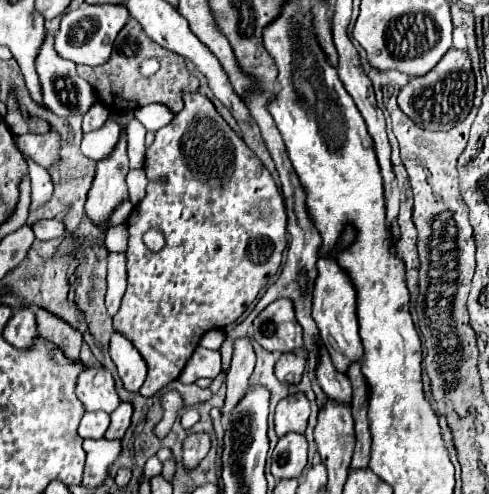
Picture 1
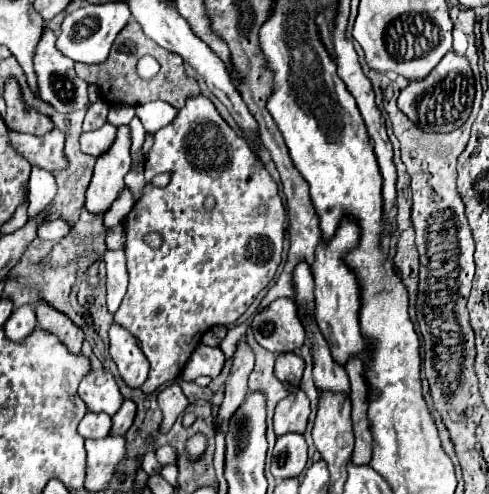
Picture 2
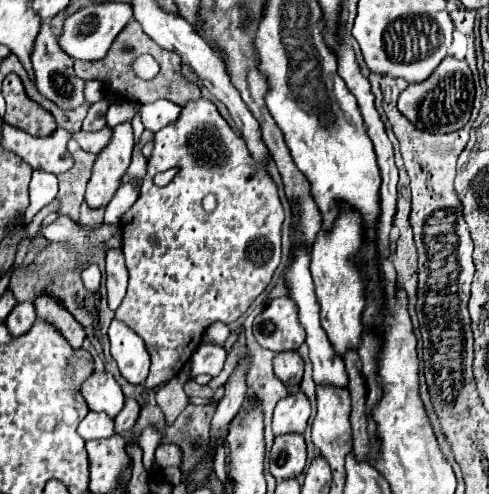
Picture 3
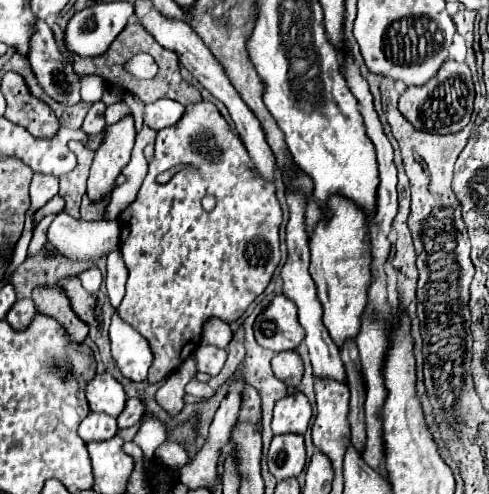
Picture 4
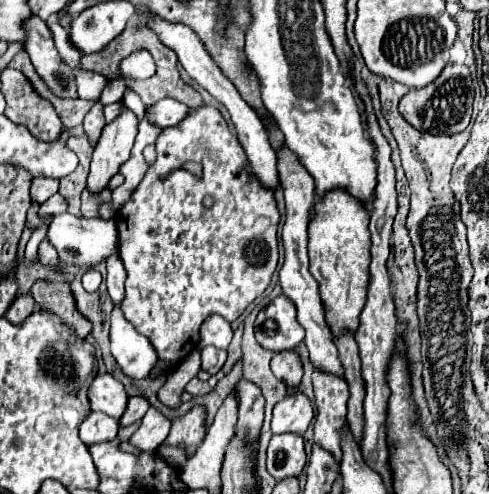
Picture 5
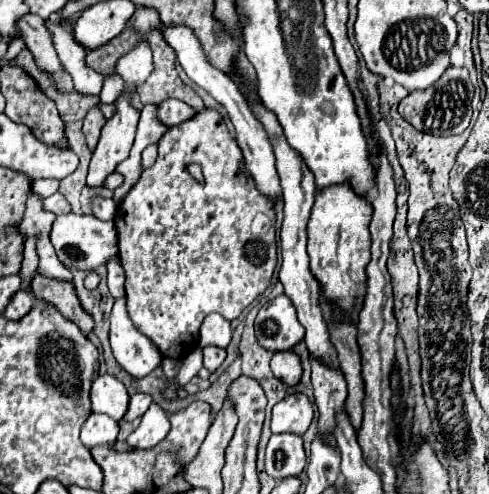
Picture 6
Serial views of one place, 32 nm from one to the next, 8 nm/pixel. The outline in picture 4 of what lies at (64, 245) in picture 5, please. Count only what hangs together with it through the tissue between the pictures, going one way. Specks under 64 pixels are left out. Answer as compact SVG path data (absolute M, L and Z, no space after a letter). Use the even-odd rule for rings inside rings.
M66 212L56 214L48 228L48 242L68 260L74 262L96 262L102 256L108 256L110 252L118 250L118 238L120 236L120 226L116 220L100 220L100 222L88 222L74 218Z

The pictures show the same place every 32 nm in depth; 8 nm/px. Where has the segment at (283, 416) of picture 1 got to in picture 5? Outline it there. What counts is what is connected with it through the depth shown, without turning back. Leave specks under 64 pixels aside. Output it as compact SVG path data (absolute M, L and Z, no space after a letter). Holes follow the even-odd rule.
M302 392L288 394L284 400L280 400L274 406L272 432L274 434L284 434L284 432L304 434L312 422L312 416L314 416L312 404Z

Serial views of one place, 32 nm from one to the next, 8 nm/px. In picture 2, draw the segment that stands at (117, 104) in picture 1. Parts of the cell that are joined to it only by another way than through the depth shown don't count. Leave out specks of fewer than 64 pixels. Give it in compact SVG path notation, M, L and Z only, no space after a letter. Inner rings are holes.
M130 20L116 36L116 40L112 44L112 52L108 54L108 60L100 62L100 64L76 64L76 74L90 84L92 82L98 84L102 98L114 106L118 106L118 104L138 106L138 104L146 104L146 102L154 102L154 100L166 100L176 108L184 108L188 98L200 96L200 88L198 88L198 82L194 78L188 78L184 74L182 64L184 62L180 56L160 48L154 40L148 40L148 36L144 36L140 24L136 20ZM146 54L154 56L160 64L160 72L152 80L142 80L136 74L136 60L140 56L146 56Z

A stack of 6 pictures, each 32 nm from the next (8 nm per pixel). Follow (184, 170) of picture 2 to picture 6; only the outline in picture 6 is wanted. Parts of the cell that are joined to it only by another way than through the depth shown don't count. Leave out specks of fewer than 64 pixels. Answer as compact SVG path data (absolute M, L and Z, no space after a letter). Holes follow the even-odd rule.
M200 110L194 118L172 126L160 138L156 162L142 172L140 180L120 202L114 224L120 238L118 258L126 270L128 314L134 326L158 346L162 356L186 356L196 348L198 328L210 312L234 320L270 286L276 268L274 208L246 174L242 152L216 110ZM190 164L200 164L200 182L188 172ZM254 218L264 218L262 234L254 234Z

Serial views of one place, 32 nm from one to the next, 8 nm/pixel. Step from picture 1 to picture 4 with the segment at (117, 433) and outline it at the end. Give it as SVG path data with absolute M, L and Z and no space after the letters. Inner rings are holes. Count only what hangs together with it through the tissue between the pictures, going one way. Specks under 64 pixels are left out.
M128 398L124 412L118 416L118 428L128 428L128 426L134 426L136 422L140 422L140 420L142 420L144 412L146 412L146 404L144 404L142 400Z

